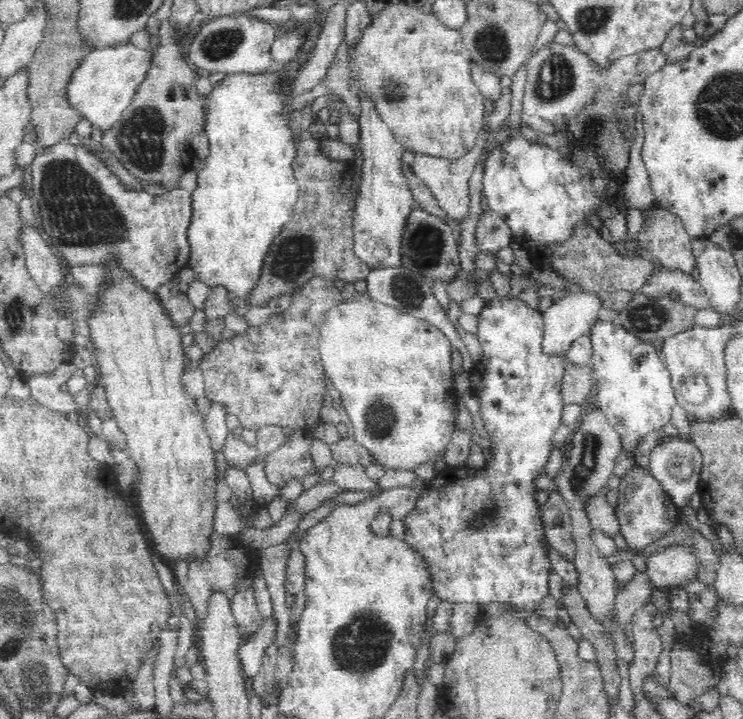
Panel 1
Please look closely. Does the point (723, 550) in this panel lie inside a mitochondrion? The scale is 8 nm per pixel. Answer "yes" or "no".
no

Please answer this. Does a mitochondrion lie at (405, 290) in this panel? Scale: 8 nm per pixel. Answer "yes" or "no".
yes

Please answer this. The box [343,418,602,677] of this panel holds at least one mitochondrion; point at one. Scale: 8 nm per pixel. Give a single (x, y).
(585, 469)

